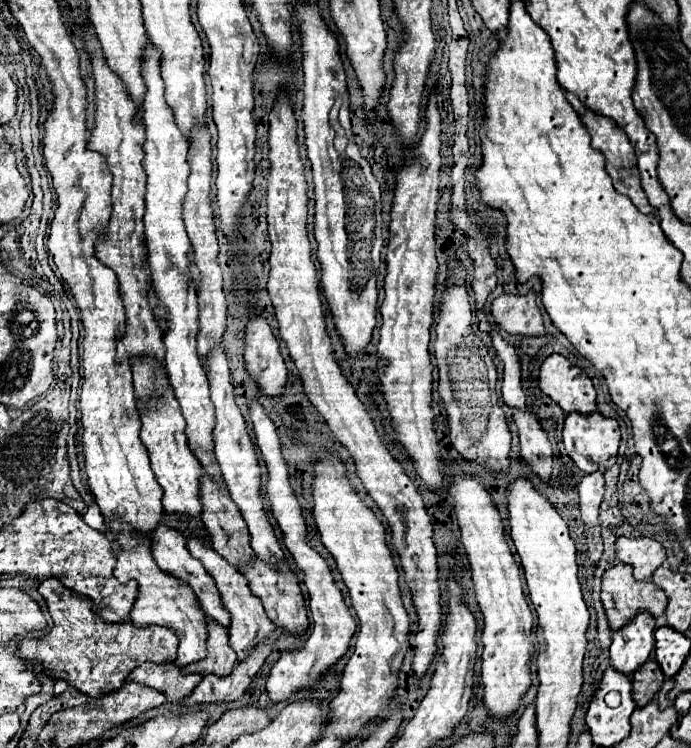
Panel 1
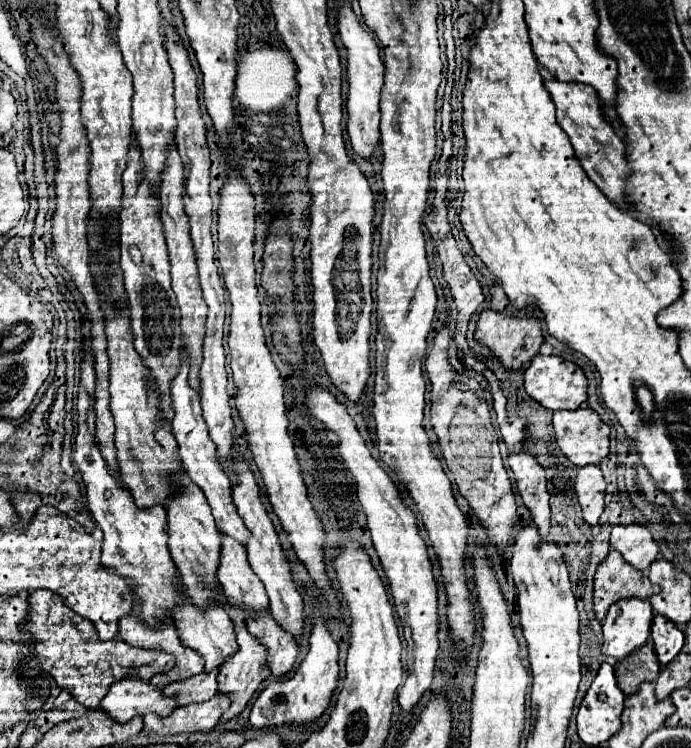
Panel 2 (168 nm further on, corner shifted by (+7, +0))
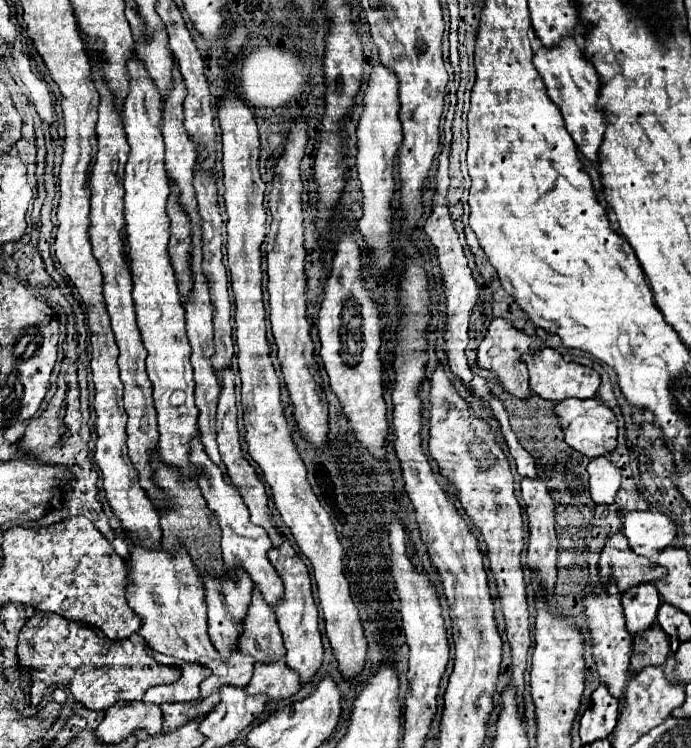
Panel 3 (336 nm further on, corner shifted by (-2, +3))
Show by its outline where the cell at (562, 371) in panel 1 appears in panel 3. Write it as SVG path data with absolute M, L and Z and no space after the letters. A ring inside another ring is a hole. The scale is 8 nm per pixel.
M545 347L543 351L535 353L535 355L525 355L523 357L525 365L529 367L529 387L533 393L537 393L541 399L549 399L549 401L565 401L569 397L577 397L577 399L591 399L595 397L601 377L593 367L587 365L579 365L573 361L565 361L561 357L559 351Z

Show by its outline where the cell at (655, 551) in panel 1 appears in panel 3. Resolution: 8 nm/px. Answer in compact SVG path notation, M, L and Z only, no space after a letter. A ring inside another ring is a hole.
M635 511L625 515L623 535L637 555L655 559L675 539L675 523L663 513Z

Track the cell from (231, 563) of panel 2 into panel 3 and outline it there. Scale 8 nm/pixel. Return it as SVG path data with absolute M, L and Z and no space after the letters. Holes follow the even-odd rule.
M253 587L251 605L239 635L239 647L247 655L253 655L253 659L265 659L265 655L285 655L277 617L263 599L259 587Z

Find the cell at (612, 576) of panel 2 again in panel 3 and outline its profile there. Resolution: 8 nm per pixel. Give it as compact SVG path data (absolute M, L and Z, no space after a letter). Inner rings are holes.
M621 533L609 535L601 551L599 573L601 583L609 585L609 579L613 579L619 593L625 593L627 589L641 583L653 583L665 577L665 569L659 565L651 565L649 559L641 559L637 553L633 553L625 535Z

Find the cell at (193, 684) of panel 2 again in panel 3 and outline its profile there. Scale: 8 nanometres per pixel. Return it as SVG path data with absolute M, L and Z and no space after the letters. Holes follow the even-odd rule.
M215 689L205 699L185 701L185 703L163 703L163 715L165 715L165 731L173 731L173 727L181 727L181 723L187 723L189 719L197 719L197 715L205 717L221 699L221 691Z

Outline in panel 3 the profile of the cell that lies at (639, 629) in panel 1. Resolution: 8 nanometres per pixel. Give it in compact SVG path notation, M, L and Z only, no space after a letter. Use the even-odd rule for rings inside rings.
M643 583L641 587L633 587L625 591L625 595L621 597L621 603L627 619L627 629L631 635L647 631L657 619L659 595L655 585L651 583Z

